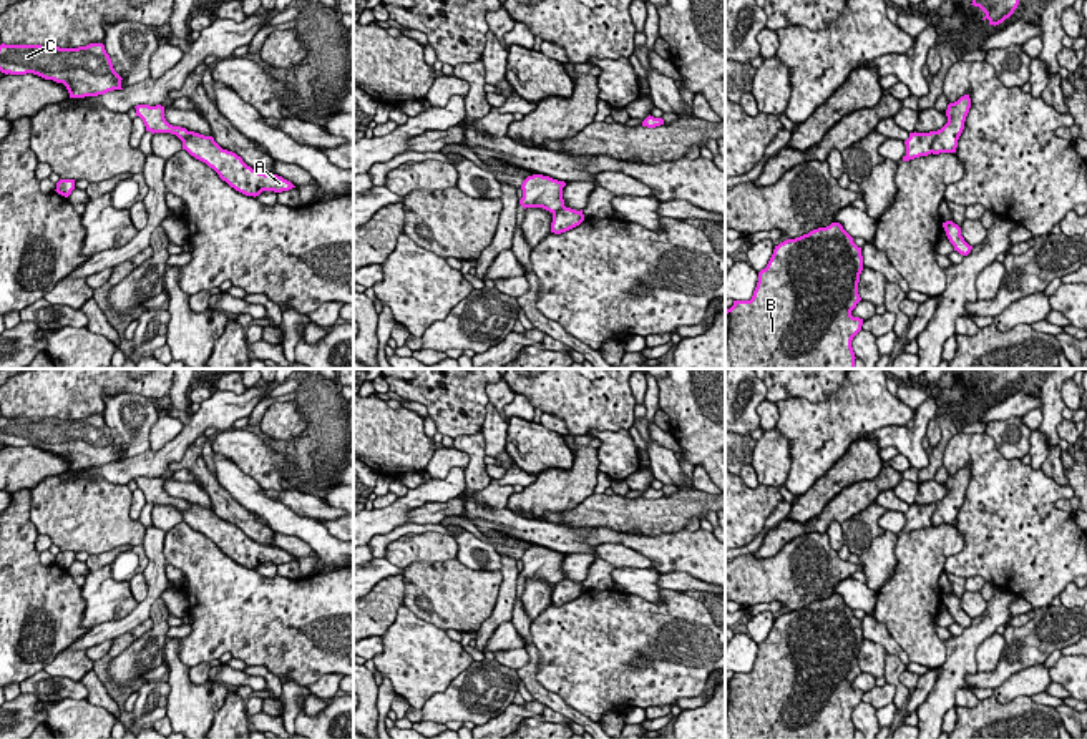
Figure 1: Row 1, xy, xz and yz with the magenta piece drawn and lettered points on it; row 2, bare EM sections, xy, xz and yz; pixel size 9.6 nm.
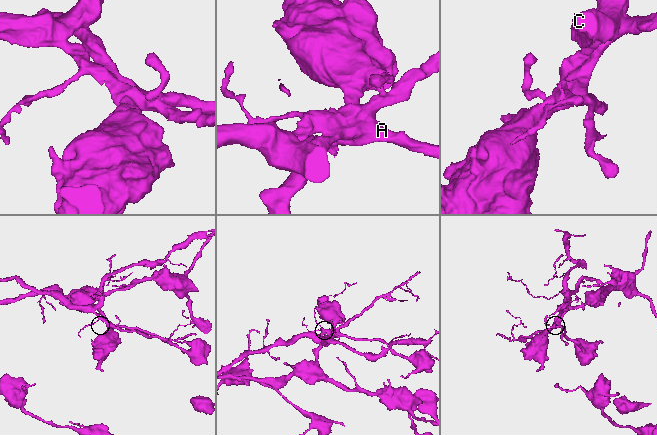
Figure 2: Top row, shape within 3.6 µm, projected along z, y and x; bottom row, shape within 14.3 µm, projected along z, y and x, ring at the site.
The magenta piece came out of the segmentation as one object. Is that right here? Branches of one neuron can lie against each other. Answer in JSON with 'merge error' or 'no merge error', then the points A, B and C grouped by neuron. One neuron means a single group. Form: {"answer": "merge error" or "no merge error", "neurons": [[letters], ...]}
{"answer": "no merge error", "neurons": [["A", "B", "C"]]}

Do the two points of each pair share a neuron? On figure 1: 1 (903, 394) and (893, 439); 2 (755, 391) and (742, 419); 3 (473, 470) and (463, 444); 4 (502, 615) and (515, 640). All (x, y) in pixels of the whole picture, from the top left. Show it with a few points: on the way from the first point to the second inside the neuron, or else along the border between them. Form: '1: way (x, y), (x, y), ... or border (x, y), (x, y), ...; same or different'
1: border (938, 401), (930, 397), (915, 409); different
2: way (752, 397), (742, 407), (742, 412); same
3: way (473, 464), (470, 450); same
4: border (510, 620), (497, 628), (482, 651); different

